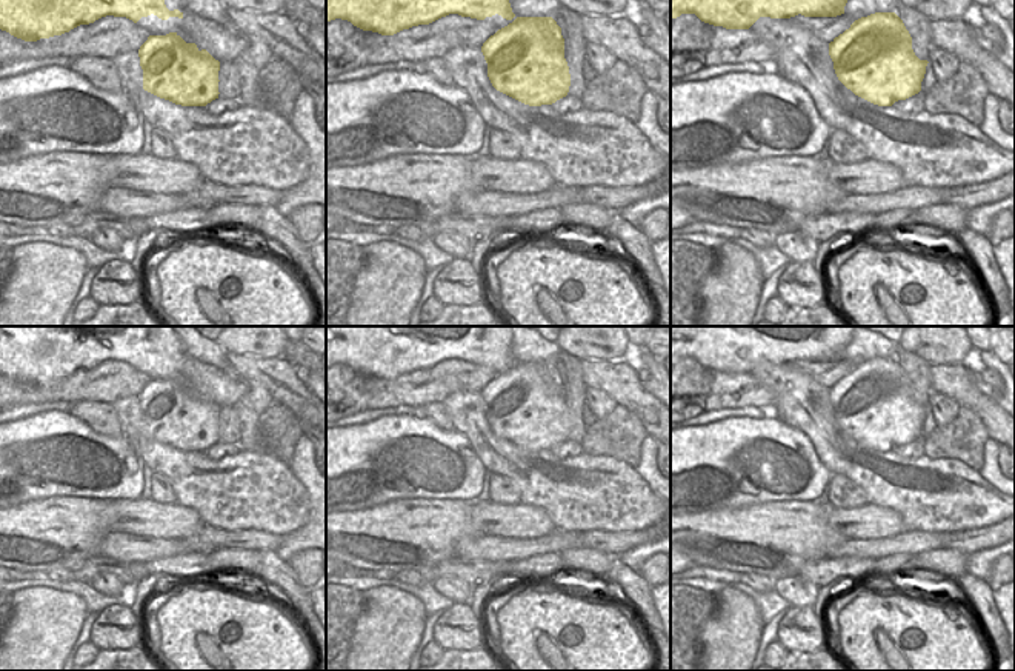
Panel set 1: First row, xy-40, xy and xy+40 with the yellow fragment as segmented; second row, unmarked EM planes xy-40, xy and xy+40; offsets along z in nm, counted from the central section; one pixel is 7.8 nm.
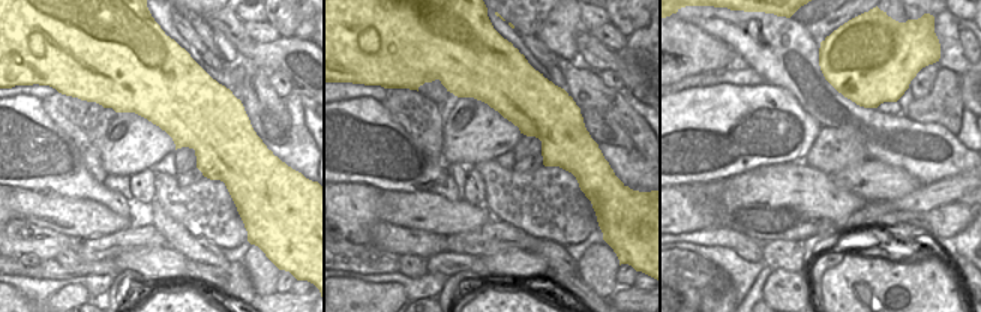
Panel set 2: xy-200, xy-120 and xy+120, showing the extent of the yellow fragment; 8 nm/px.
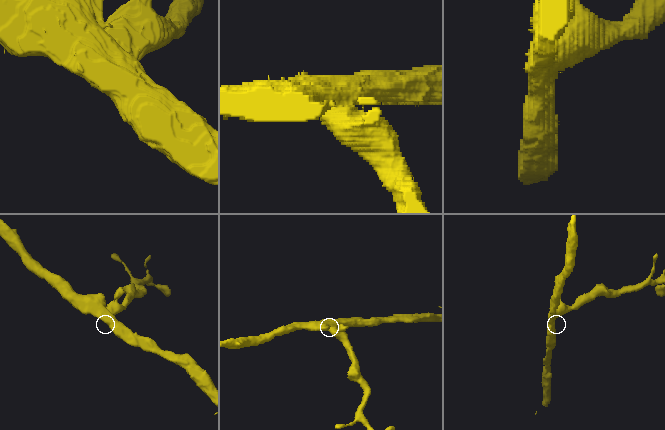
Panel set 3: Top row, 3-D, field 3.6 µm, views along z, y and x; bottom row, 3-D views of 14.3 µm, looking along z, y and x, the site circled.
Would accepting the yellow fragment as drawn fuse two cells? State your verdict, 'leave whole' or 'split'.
split

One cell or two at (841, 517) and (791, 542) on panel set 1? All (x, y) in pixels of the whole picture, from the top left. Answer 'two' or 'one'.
two

